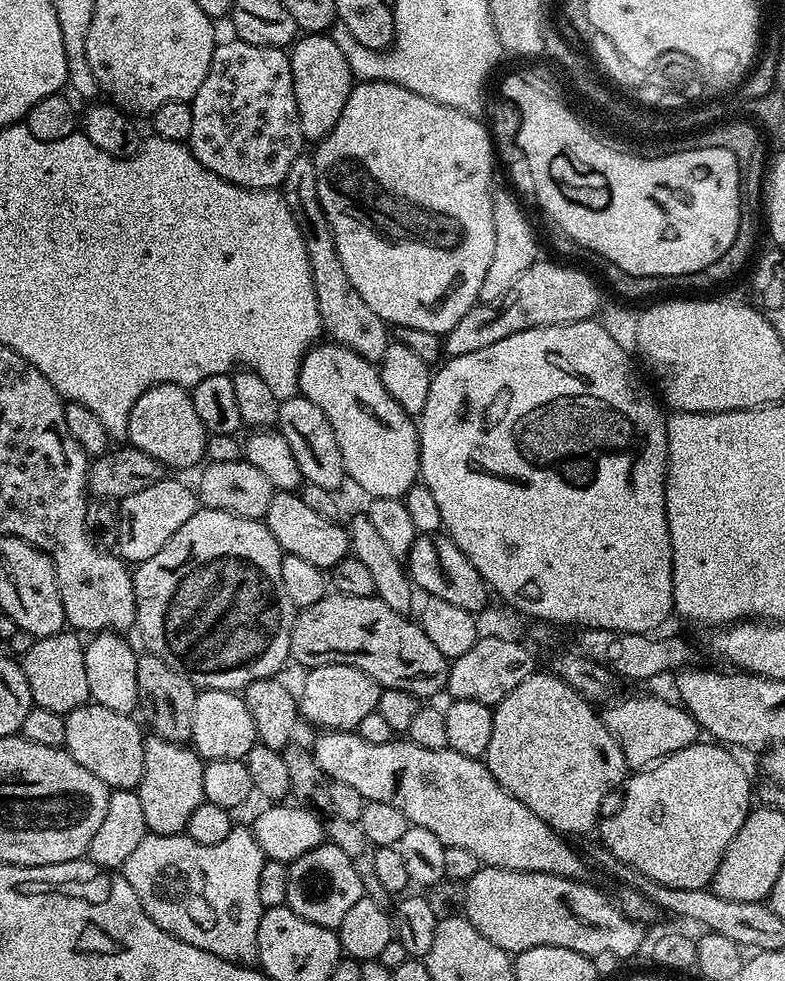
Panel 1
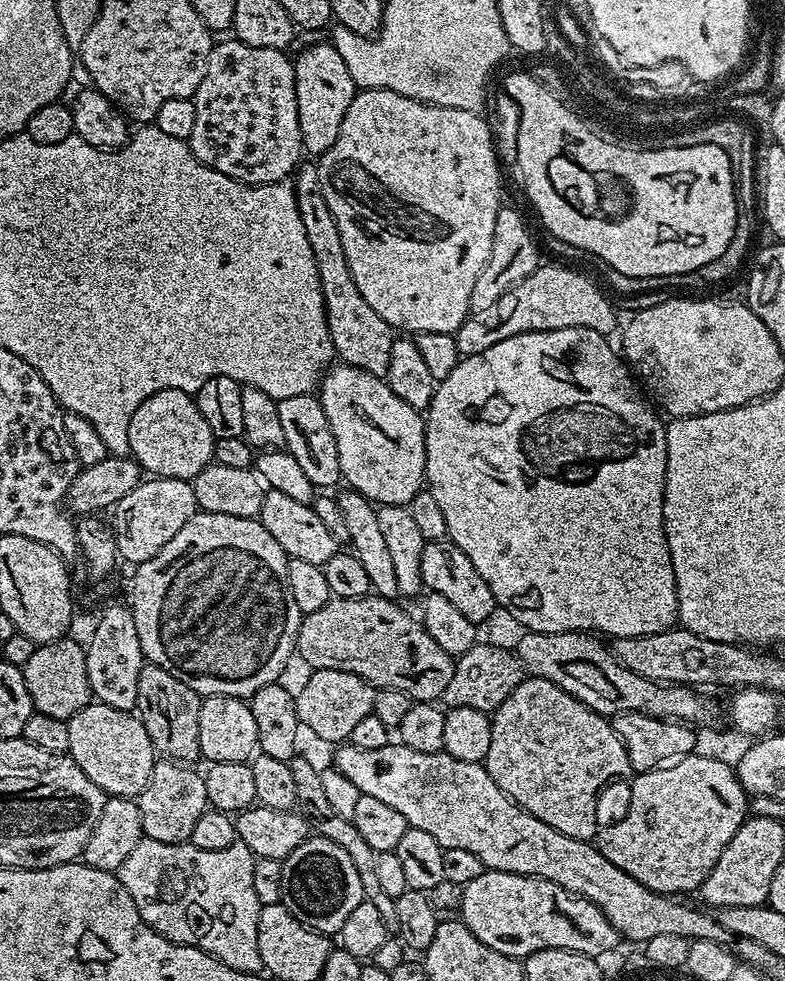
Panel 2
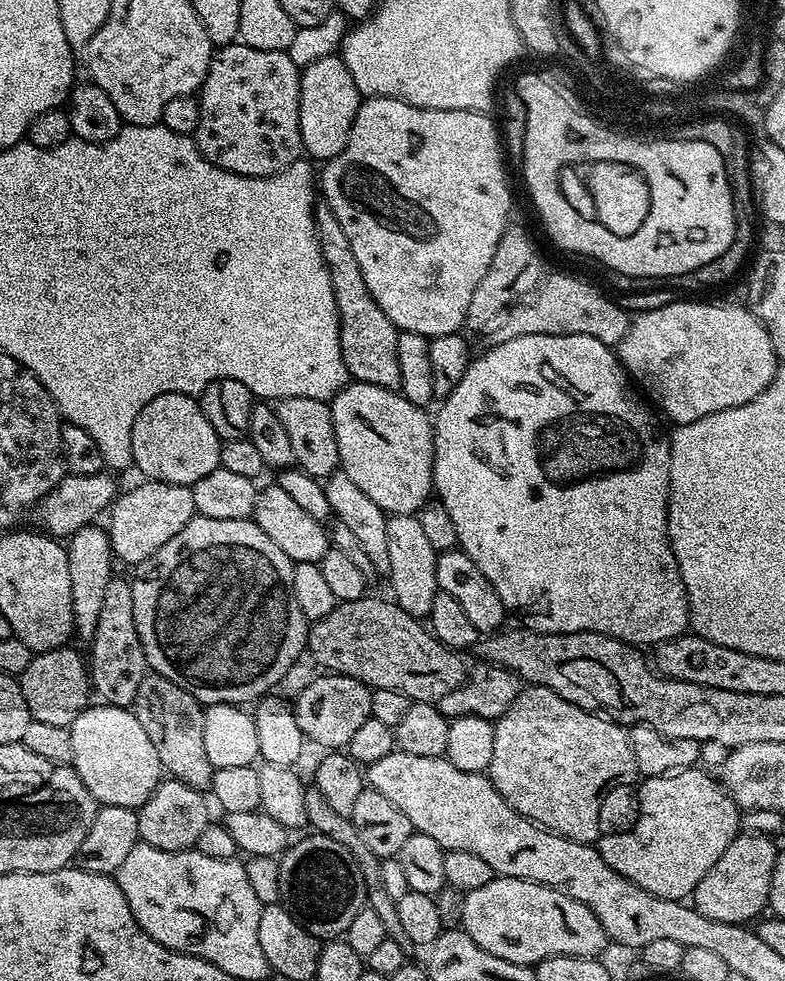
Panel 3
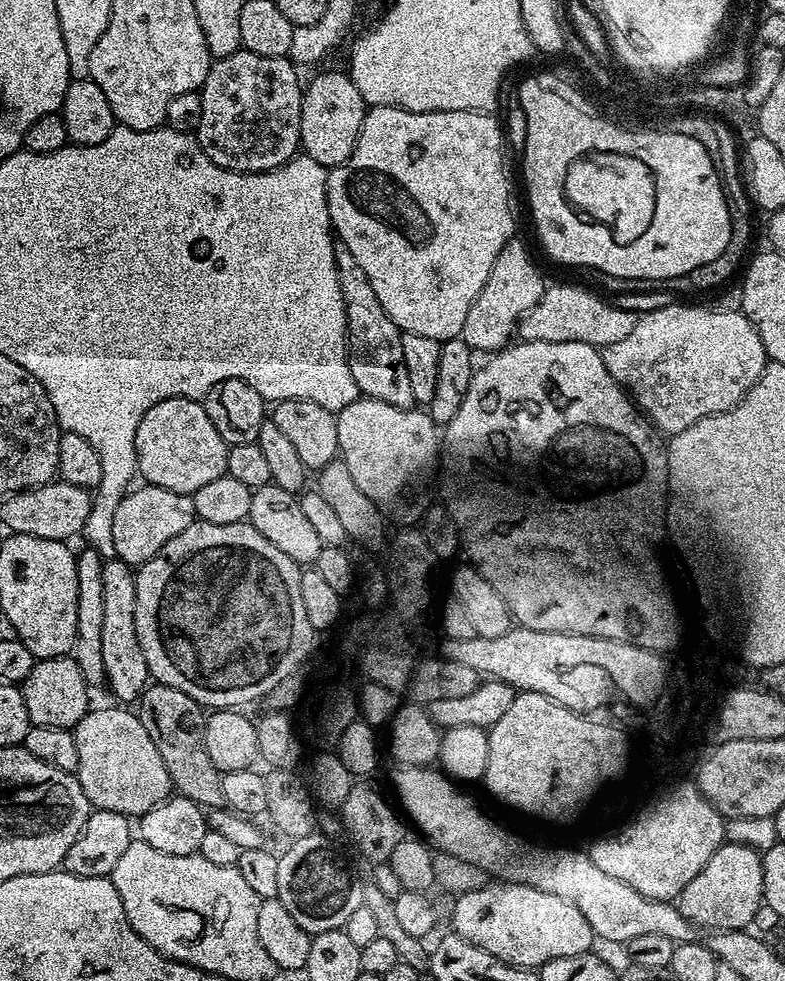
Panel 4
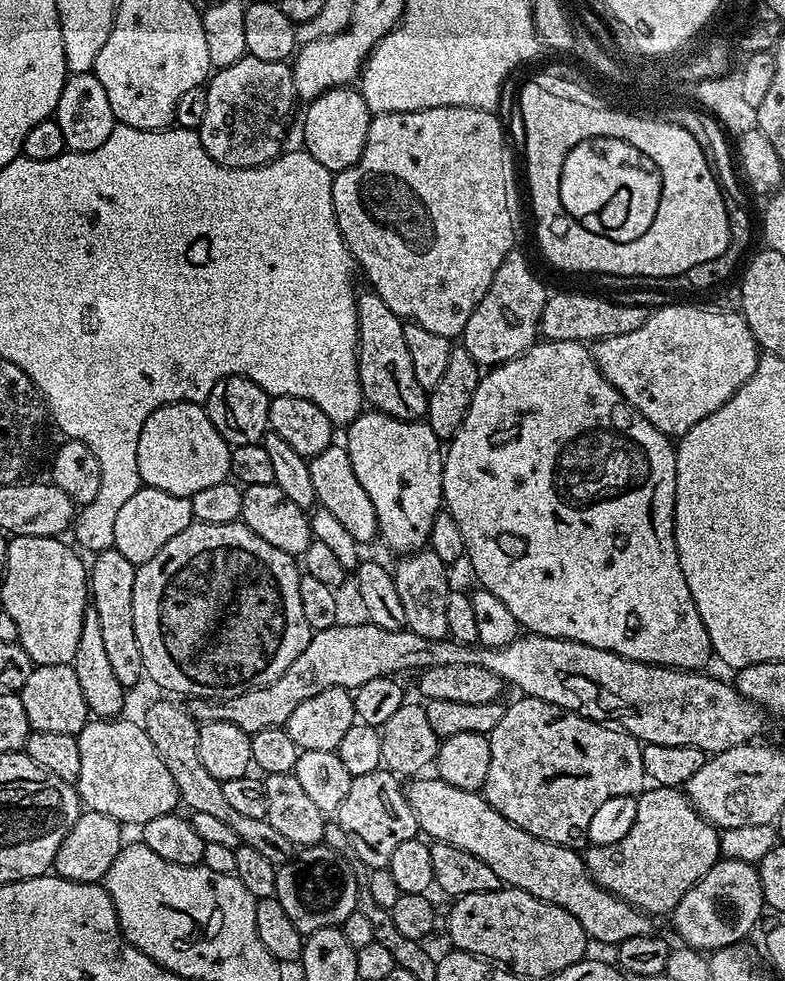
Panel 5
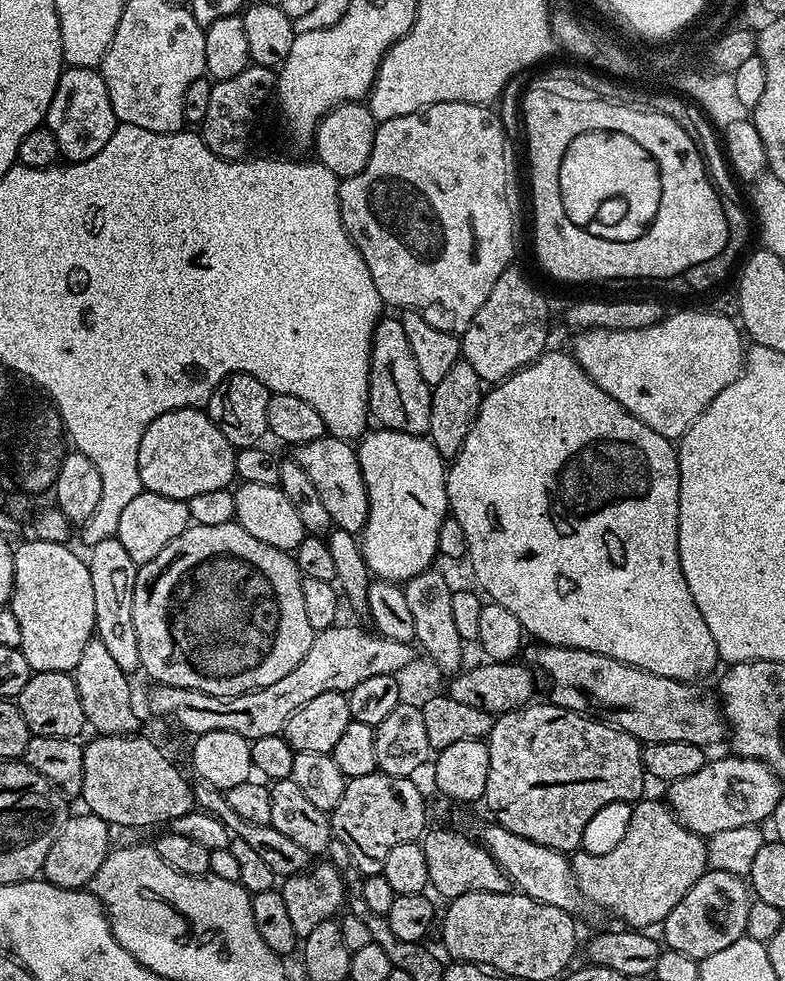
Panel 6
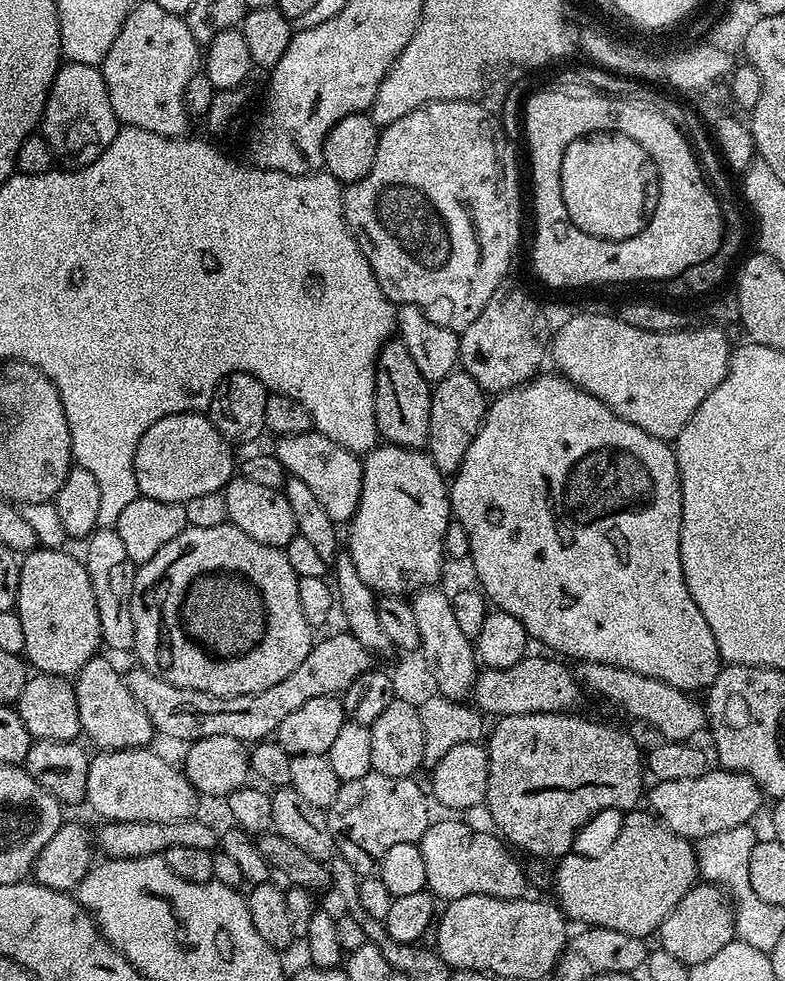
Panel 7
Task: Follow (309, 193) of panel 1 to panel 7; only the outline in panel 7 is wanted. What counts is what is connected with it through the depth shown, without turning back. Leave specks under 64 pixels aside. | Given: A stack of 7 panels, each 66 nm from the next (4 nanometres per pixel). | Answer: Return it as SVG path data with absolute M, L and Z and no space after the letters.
M393 338L380 347L376 363L376 397L374 414L376 431L381 441L399 448L423 449L428 442L430 430L430 402L432 388L430 381L422 378L410 350L399 338Z

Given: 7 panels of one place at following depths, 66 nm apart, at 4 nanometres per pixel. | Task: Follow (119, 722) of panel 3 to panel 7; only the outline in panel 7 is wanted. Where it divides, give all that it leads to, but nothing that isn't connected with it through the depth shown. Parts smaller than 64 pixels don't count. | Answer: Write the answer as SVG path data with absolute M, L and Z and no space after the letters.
M151 747L127 748L117 752L101 751L100 756L93 755L88 762L88 777L86 778L86 804L92 807L107 822L182 822L191 820L197 815L196 787L185 778L183 771L172 764L167 764Z

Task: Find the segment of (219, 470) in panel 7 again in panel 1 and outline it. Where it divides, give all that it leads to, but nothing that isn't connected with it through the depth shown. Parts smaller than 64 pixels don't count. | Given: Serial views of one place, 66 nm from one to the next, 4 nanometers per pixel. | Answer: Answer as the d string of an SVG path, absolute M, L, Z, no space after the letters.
M155 384L142 394L142 398L138 398L138 402L134 402L134 410L130 410L128 419L126 440L132 447L156 459L165 469L195 469L205 459L209 435L202 426L202 418L198 418L194 410L189 389L181 384Z

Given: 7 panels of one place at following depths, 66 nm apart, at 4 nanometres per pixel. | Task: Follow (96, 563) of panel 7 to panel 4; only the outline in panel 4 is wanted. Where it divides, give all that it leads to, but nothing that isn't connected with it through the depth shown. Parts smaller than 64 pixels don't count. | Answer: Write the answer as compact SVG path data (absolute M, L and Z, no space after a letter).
M115 558L105 559L102 566L102 666L106 685L120 702L139 701L150 683L146 654L142 654L138 642L135 609L136 572L133 565Z

